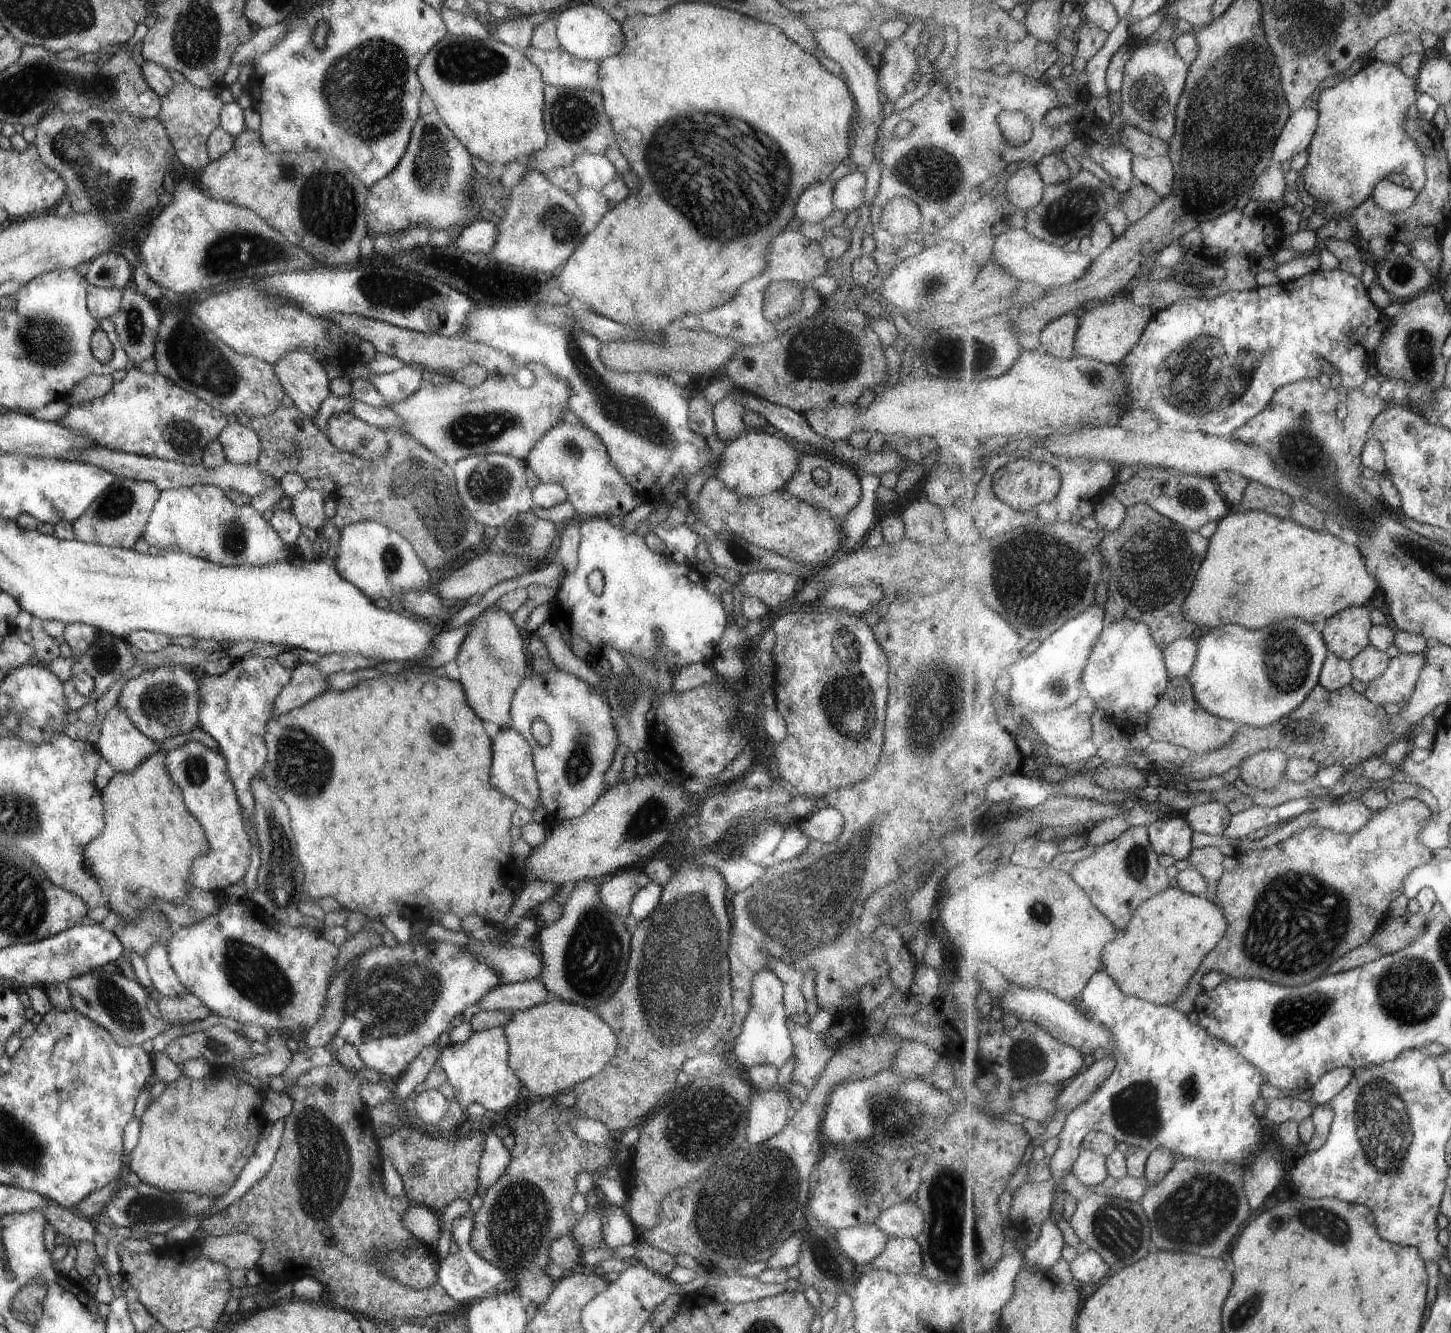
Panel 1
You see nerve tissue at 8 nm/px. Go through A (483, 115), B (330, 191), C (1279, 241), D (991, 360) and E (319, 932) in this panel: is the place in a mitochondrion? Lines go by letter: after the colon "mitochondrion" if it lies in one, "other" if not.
A: other
B: mitochondrion
C: other
D: mitochondrion
E: other

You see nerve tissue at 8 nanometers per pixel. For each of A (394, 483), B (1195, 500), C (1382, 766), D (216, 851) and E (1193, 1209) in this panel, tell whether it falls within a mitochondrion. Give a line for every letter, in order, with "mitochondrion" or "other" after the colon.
A: mitochondrion
B: mitochondrion
C: other
D: other
E: mitochondrion

